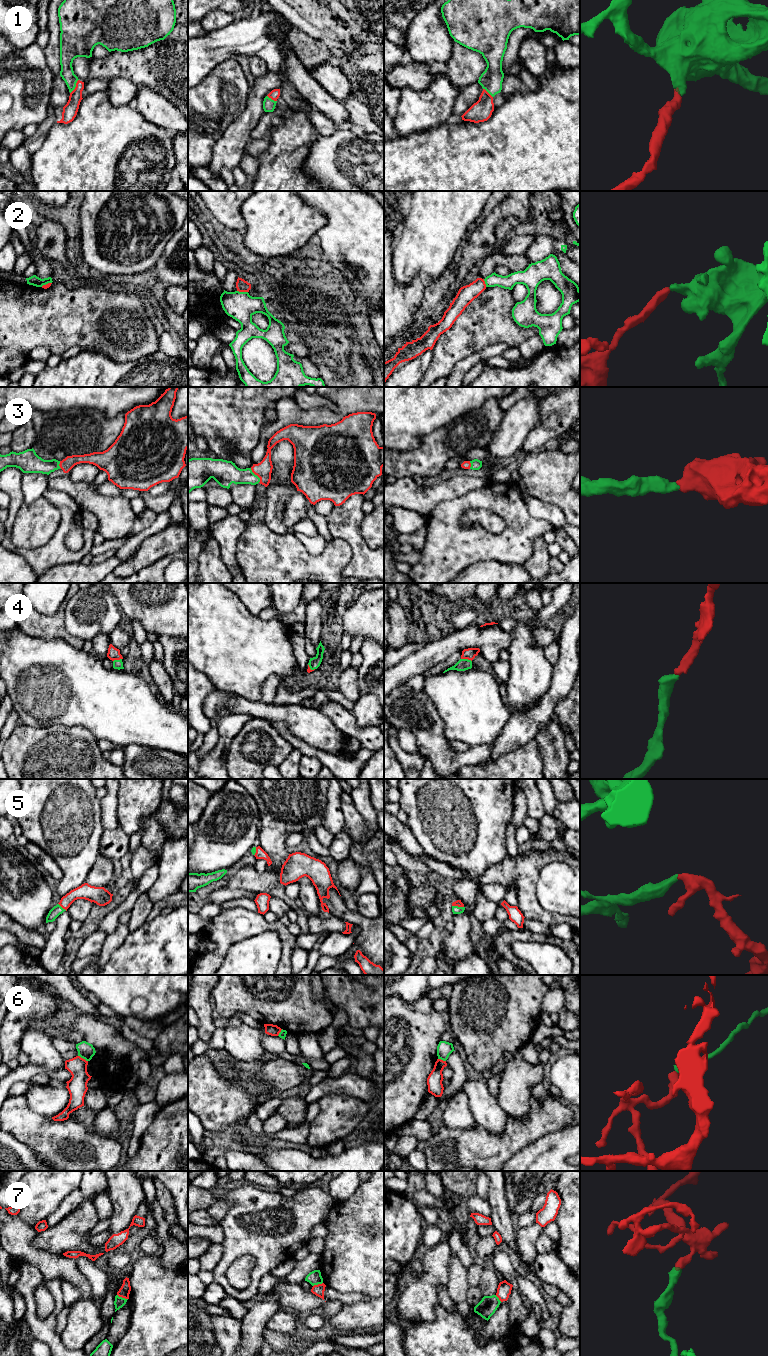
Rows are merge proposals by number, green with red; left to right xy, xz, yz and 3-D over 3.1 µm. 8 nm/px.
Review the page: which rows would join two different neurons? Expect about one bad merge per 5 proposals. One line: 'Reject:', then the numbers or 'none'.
Reject: 2, 6, 7

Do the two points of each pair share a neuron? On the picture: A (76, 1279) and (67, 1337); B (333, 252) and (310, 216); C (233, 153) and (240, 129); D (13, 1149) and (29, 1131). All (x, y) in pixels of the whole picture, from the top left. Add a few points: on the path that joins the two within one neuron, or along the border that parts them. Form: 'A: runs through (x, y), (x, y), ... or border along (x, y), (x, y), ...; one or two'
A: border along (81, 1297), (94, 1299), (99, 1304); two
B: border along (313, 207), (326, 216), (326, 223), (316, 233); two
C: runs through (233, 147), (233, 141), (237, 135); one
D: border along (10, 1133), (39, 1155); two

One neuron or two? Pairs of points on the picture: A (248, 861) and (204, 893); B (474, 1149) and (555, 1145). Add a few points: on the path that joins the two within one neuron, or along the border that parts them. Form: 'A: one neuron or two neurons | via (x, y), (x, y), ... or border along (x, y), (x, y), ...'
A: one neuron | via (237, 866), (219, 884), (215, 885)
B: two neurons | border along (544, 1134), (529, 1142), (506, 1160)

